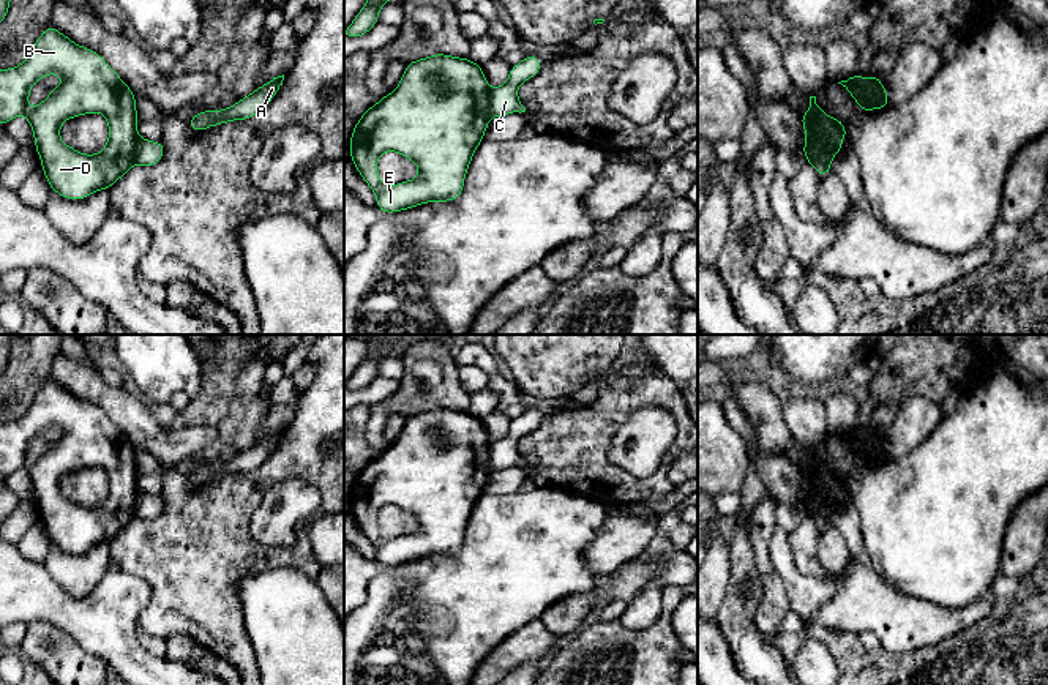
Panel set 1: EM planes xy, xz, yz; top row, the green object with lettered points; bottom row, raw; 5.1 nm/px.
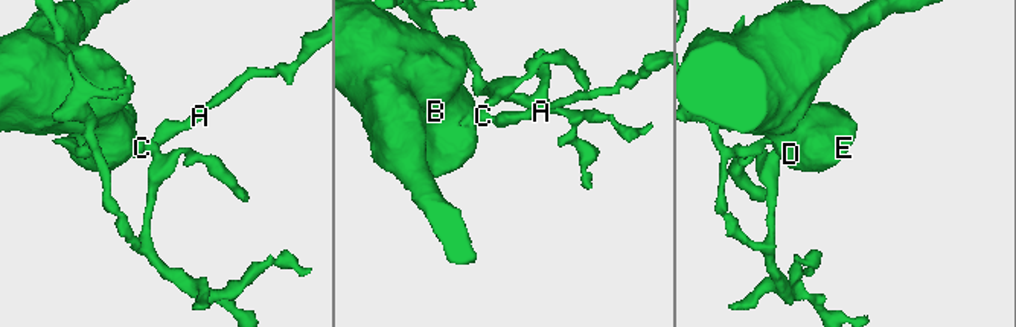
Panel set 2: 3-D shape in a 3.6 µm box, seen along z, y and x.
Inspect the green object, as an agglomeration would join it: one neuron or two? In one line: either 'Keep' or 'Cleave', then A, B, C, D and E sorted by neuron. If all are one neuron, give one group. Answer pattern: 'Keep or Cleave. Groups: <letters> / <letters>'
Cleave. Groups: A C / B D E

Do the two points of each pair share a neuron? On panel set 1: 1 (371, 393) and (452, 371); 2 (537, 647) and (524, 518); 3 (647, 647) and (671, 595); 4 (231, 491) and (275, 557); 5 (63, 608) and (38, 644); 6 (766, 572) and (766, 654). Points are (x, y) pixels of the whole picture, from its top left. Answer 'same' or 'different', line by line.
1: different
2: different
3: same
4: same
5: different
6: different

